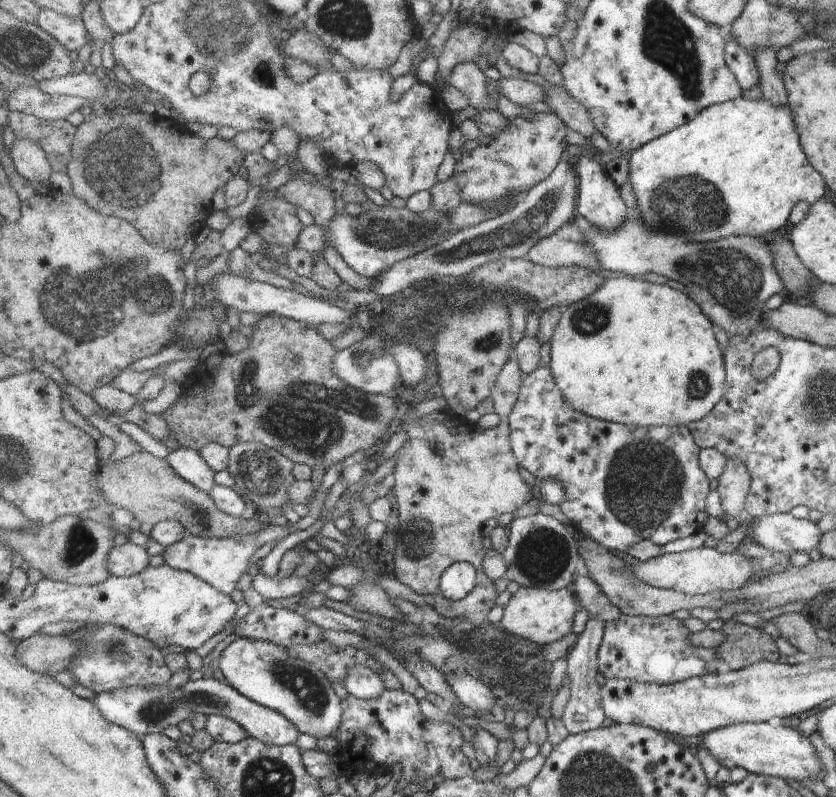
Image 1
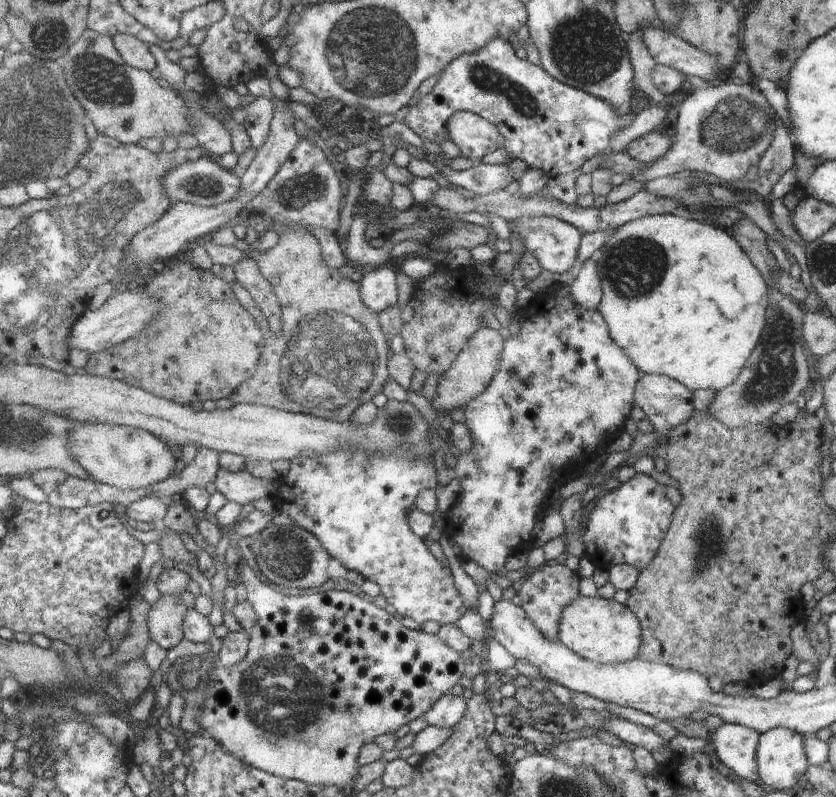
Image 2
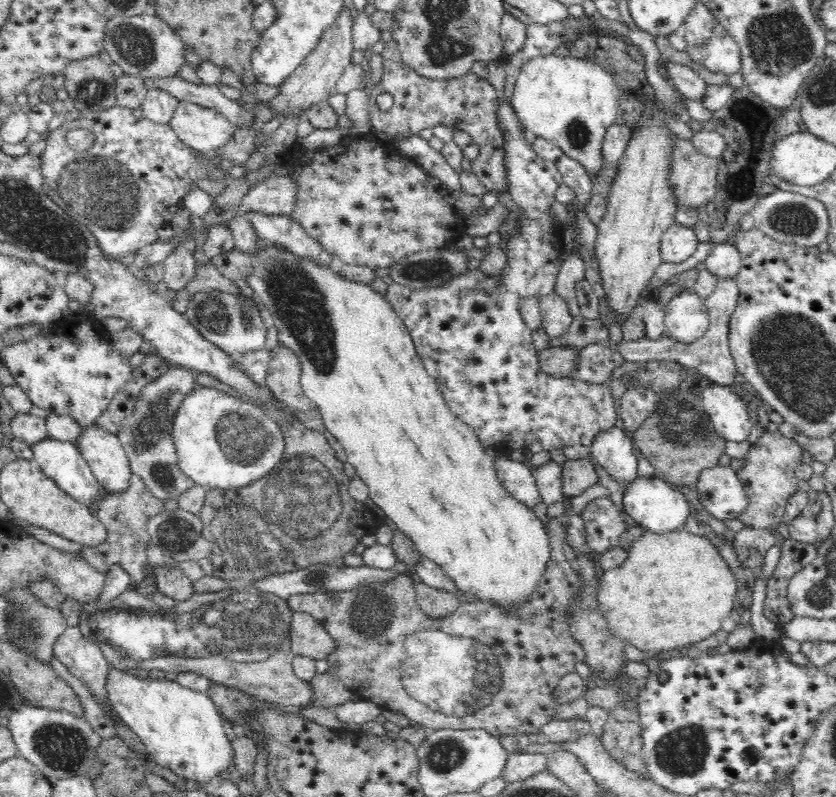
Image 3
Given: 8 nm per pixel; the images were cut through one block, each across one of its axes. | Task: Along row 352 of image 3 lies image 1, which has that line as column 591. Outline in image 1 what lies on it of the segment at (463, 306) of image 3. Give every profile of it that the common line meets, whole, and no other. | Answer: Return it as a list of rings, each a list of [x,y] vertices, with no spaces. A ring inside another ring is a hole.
[[[550,366],[541,367],[535,370],[533,374],[529,374],[529,376],[524,378],[519,398],[511,413],[511,443],[513,444],[513,451],[521,467],[531,472],[540,481],[547,480],[548,477],[553,476],[554,478],[559,478],[565,484],[567,496],[565,496],[565,500],[563,500],[563,504],[560,506],[561,511],[571,524],[576,526],[580,535],[587,534],[588,537],[594,539],[609,551],[617,552],[618,550],[627,553],[627,550],[633,544],[641,540],[651,540],[651,542],[655,542],[657,545],[667,545],[675,540],[693,536],[695,532],[699,532],[703,528],[703,520],[708,518],[708,515],[705,514],[704,506],[705,496],[709,494],[707,476],[702,472],[701,466],[698,465],[699,447],[695,445],[693,434],[687,428],[687,425],[675,427],[639,427],[633,424],[625,425],[588,416],[579,410],[575,410],[571,404],[567,404],[567,400],[563,398],[561,388],[555,382]]]

